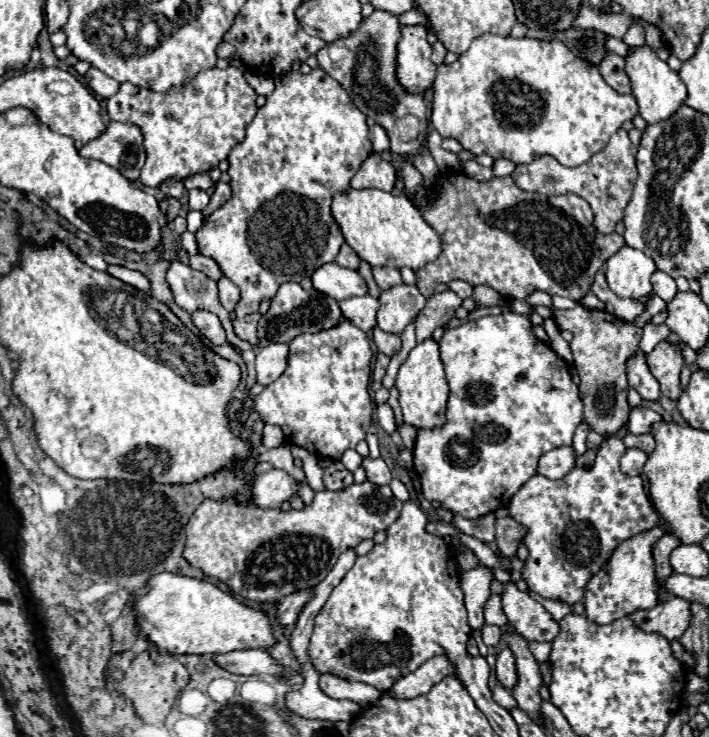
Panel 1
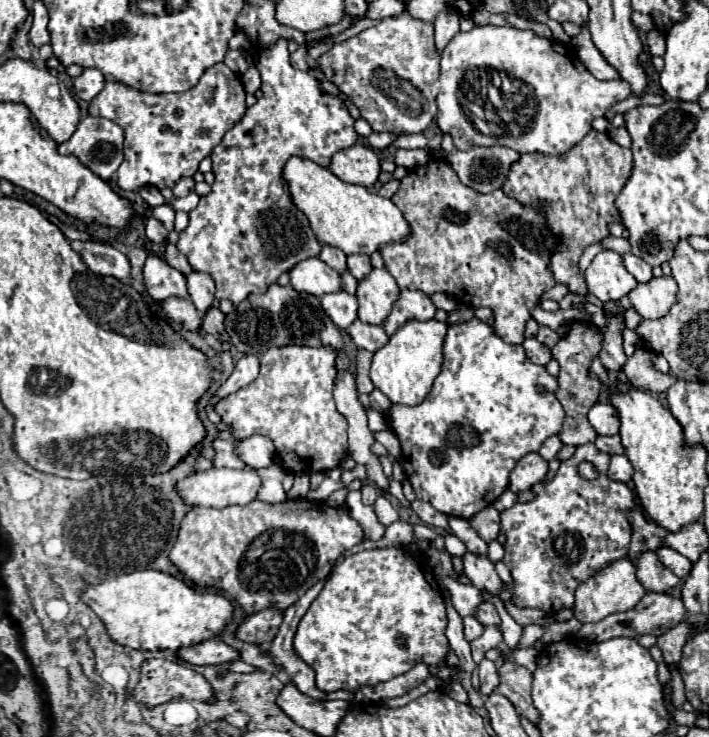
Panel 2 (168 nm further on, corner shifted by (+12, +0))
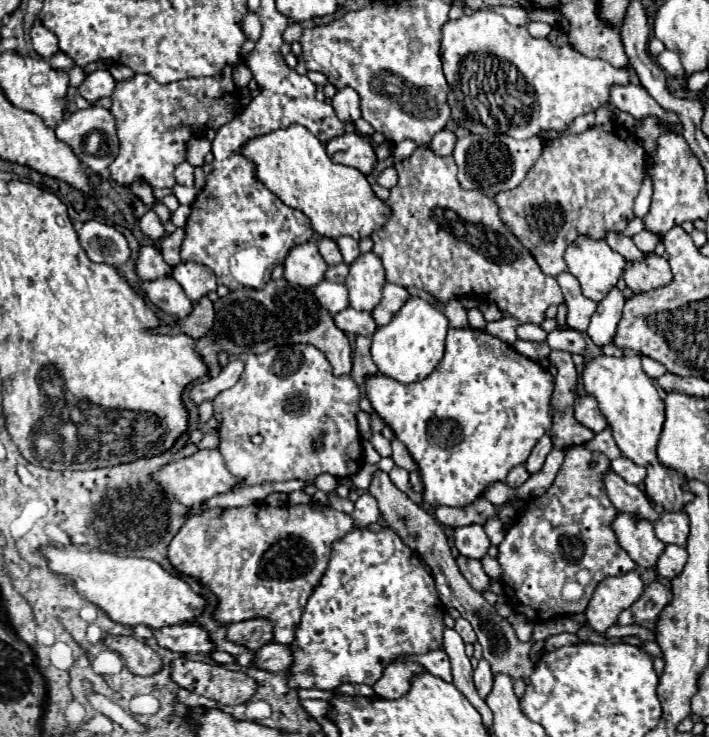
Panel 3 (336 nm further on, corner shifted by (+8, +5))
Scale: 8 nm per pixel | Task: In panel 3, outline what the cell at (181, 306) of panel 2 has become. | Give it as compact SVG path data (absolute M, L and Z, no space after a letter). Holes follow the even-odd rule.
M164 277L160 281L146 281L142 283L142 289L146 291L148 299L162 309L164 313L184 319L192 313L194 305L188 301L184 289L180 289L180 285L172 279L172 277Z

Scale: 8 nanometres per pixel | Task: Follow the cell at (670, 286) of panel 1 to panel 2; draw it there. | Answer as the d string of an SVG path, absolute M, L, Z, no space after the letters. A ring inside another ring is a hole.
M632 252L622 254L624 258L624 268L638 280L638 282L648 282L652 278L652 266L648 266L642 258L636 258Z

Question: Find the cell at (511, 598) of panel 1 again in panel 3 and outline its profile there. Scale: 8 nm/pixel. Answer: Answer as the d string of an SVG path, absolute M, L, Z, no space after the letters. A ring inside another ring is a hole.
M468 525L454 529L454 543L464 557L478 561L482 561L482 557L488 555L490 547L490 539L486 537L482 525Z

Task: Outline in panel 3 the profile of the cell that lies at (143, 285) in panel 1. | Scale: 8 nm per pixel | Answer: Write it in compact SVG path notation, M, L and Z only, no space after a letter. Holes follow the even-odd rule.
M86 221L78 231L78 237L88 259L94 263L122 267L130 259L128 241L124 235L106 223Z

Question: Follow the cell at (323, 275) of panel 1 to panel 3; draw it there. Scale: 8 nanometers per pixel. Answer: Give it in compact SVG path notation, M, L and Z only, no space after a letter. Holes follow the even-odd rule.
M308 241L292 249L284 261L284 279L300 287L316 287L324 281L326 261L320 257L316 241Z

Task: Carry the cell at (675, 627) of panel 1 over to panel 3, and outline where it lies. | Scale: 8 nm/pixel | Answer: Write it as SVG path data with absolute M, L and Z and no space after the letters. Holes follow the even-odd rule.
M660 581L650 583L640 599L618 615L618 625L640 625L646 629L656 629L662 609L672 601L672 591Z

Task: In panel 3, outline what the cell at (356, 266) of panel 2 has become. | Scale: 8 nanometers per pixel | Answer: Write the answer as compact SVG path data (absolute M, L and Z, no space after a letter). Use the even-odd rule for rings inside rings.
M338 237L336 243L340 247L340 253L342 253L346 265L352 265L360 257L360 249L358 249L358 241L356 239L352 239L352 237Z

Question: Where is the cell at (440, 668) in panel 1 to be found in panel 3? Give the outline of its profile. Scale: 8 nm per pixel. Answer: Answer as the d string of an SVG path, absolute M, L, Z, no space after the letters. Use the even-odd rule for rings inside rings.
M414 661L404 663L392 663L384 669L384 675L380 681L372 685L374 693L384 699L400 699L410 691L414 675L424 673L424 667Z

